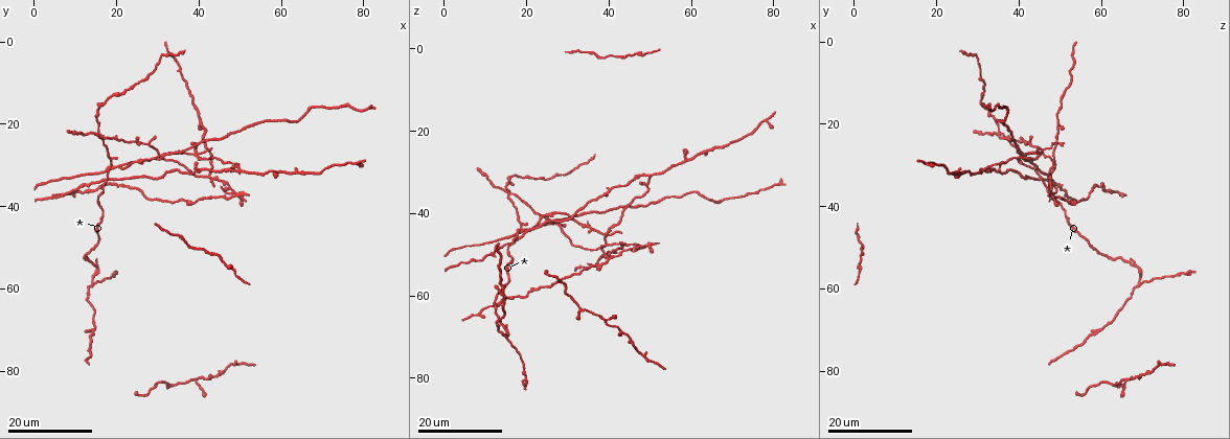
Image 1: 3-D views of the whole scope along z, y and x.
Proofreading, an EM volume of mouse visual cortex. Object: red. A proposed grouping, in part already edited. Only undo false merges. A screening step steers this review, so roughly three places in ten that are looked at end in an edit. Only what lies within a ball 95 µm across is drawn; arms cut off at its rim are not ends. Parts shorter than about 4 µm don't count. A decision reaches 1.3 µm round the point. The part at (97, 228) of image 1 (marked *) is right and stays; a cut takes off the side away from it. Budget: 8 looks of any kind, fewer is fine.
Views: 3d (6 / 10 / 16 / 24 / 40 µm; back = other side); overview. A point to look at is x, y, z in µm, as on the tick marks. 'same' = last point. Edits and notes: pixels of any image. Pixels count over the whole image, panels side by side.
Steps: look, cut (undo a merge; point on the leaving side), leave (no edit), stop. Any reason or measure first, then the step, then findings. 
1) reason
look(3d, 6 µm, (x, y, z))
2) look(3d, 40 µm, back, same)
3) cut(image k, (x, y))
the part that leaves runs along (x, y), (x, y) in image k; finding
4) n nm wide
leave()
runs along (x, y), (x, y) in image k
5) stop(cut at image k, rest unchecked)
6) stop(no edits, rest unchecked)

side arm on a straight run
look(3d, 16 µm, (24.5, 24.0, 41.0))

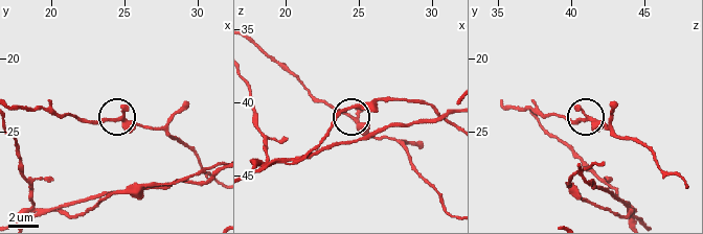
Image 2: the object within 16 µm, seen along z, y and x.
look(3d, 10 µm, (24.2, 24.2, 41.0))

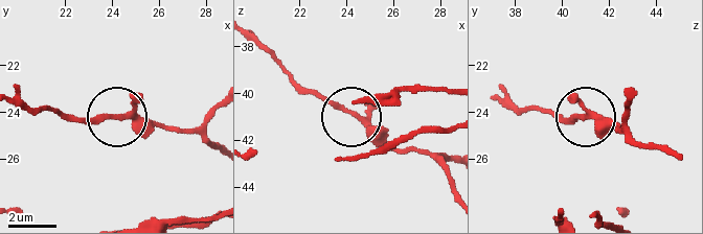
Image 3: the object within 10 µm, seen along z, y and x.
leave()
runs along (21, 100), (74, 116), (162, 122) in image 3; one neuron here

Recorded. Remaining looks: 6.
looks like a crossing
look(3d, 16 µm, (15.5, 22.5, 36.0))

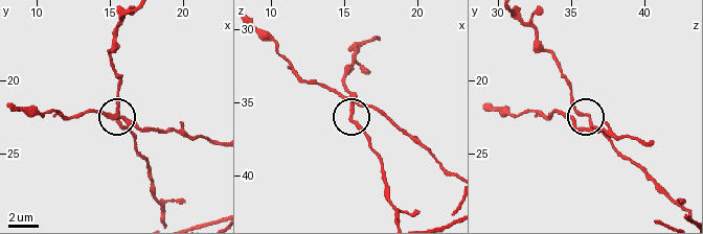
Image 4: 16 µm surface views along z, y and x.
look(3d, 6 µm, (15.6, 22.0, 35.4))

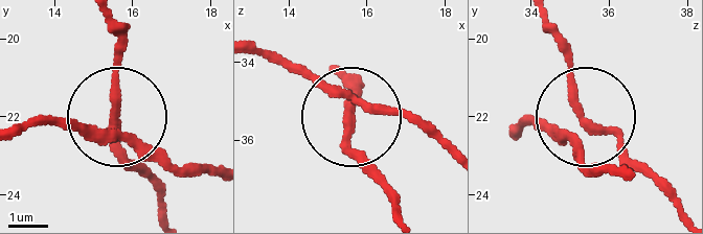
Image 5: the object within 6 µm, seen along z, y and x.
leave()
runs along (682, 212), (592, 122), (552, 25) in image 5; all the same neuron

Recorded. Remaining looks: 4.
two arms at a narrow angle
look(3d, 16 µm, (49.0, 38.0, 47.5))

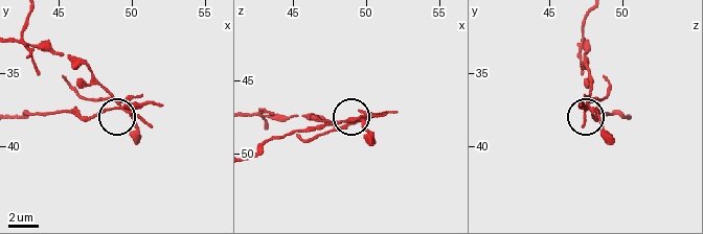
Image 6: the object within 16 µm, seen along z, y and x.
look(3d, 10 µm, (48.6, 37.4, 48.0))

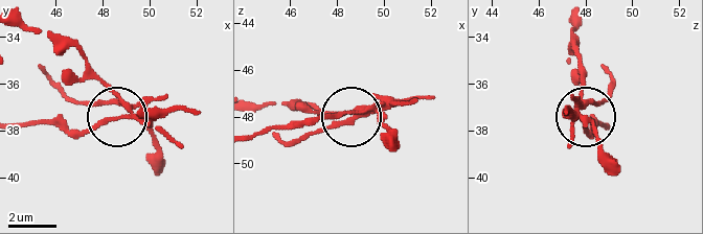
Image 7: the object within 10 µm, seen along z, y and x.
cut(image 7, (104, 102))
the part that leaves runs along (131, 115), (78, 131), (19, 125) in image 7; two neurons meet here

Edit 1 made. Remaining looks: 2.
arms part here
look(3d, 24 µm, (14.5, 59.0, 69.5))

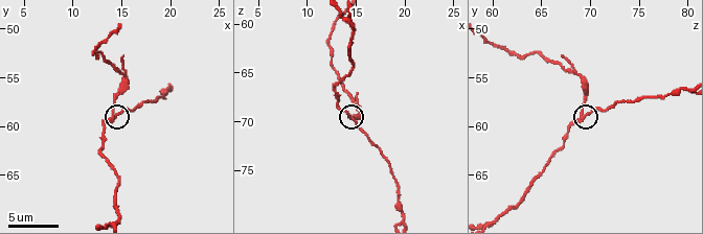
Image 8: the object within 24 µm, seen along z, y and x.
look(3d, 6 µm, (14.2, 58.8, 69.2))

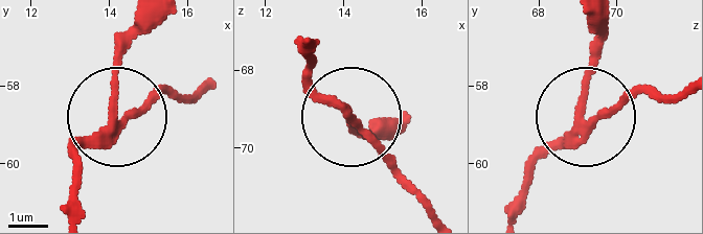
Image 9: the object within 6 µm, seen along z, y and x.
leave()
runs along (595, 25), (603, 45), (586, 111), (649, 95) in image 9; all the same neuron

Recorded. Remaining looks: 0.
stop(cut at image 7, rest unchecked)

